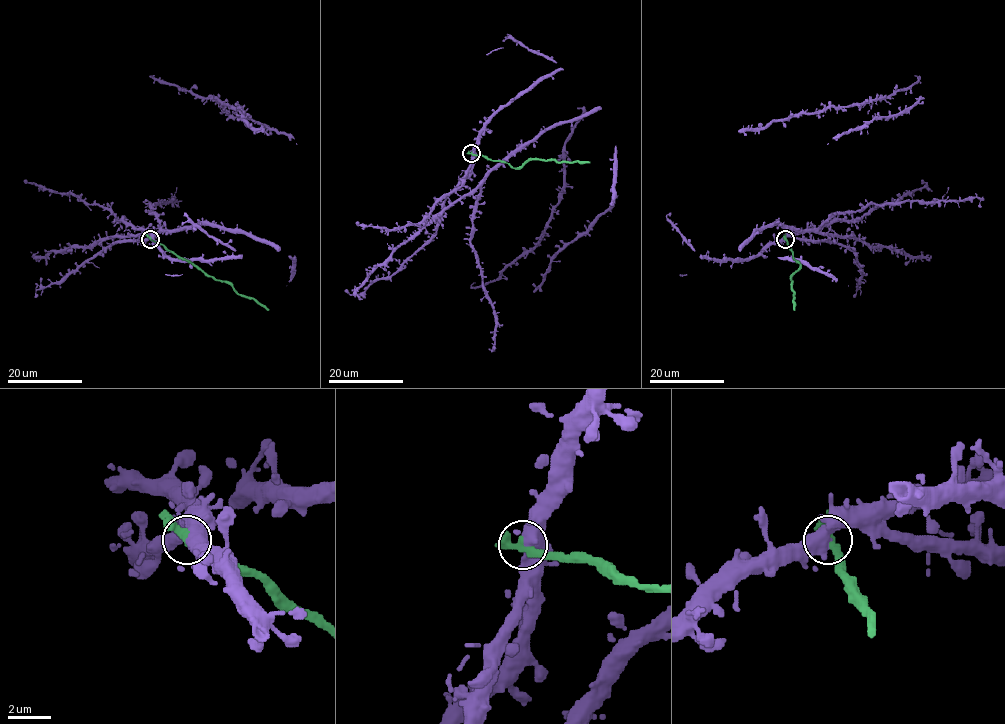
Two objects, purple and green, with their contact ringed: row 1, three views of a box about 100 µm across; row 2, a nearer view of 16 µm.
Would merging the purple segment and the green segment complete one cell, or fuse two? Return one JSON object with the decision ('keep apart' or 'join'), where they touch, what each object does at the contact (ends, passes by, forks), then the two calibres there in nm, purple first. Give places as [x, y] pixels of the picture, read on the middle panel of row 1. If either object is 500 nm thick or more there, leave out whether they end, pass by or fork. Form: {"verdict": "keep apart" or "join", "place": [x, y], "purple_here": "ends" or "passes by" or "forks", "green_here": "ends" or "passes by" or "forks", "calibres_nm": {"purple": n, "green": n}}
{"verdict": "keep apart", "place": [471, 153], "purple_here": "passes by", "green_here": "passes by", "calibres_nm": {"purple": 480, "green": 380}}

